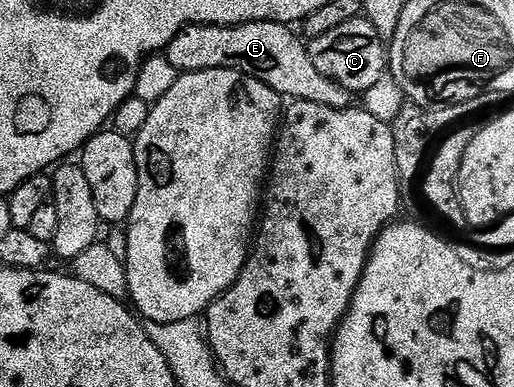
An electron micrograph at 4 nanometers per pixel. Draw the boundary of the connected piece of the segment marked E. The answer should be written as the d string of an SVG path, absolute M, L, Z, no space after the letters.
M247 22L241 26L187 26L166 51L168 63L180 74L207 70L242 72L266 84L281 99L326 104L326 108L347 110L353 105L353 91L322 76L310 60L305 39L291 25L282 22Z

